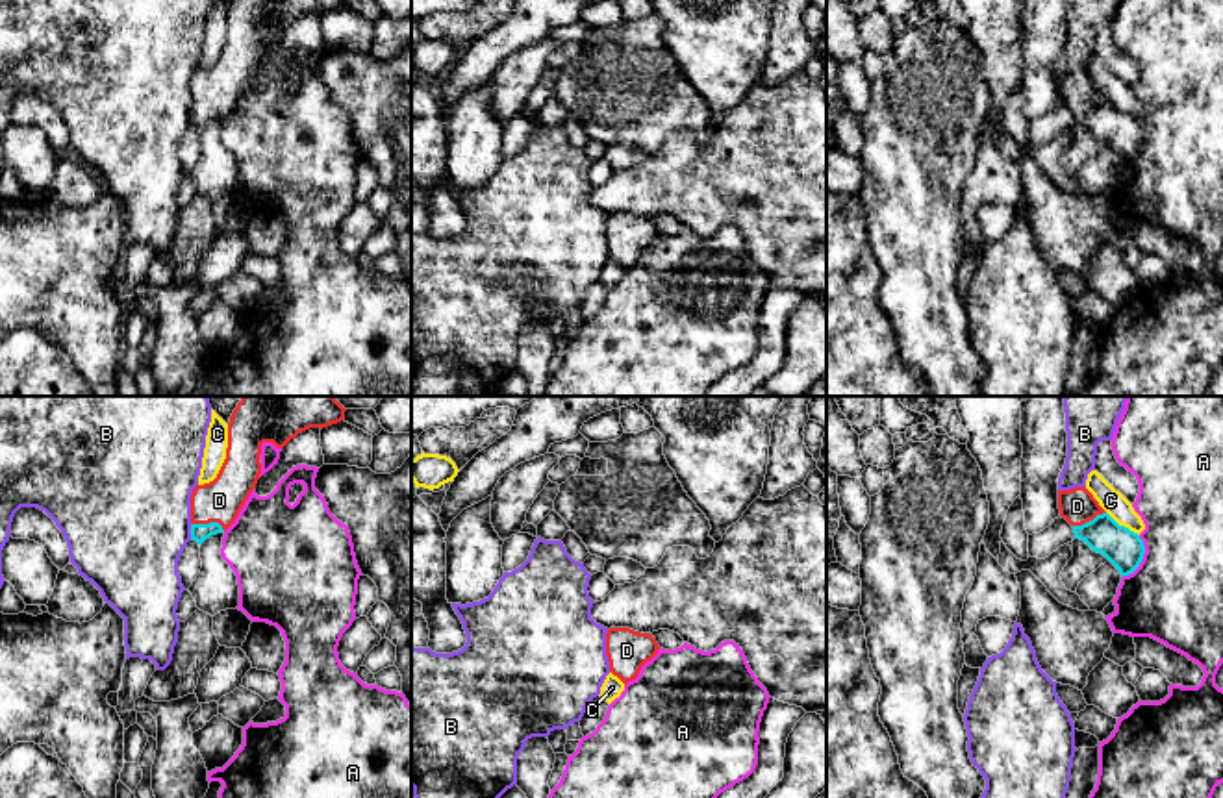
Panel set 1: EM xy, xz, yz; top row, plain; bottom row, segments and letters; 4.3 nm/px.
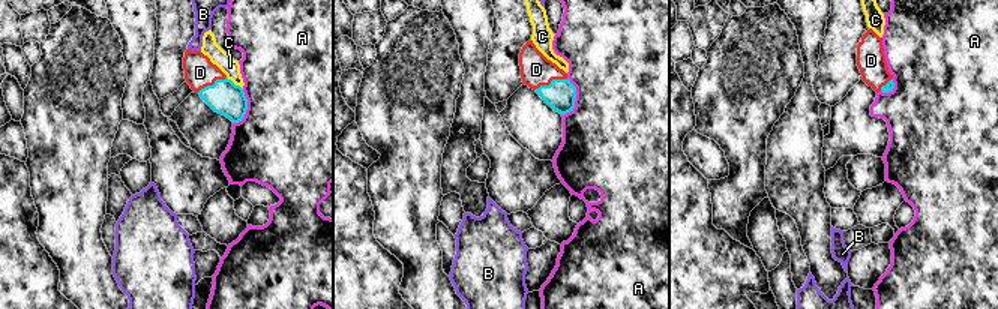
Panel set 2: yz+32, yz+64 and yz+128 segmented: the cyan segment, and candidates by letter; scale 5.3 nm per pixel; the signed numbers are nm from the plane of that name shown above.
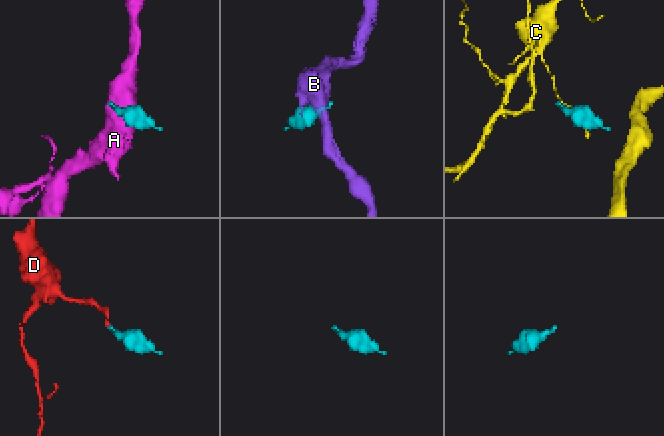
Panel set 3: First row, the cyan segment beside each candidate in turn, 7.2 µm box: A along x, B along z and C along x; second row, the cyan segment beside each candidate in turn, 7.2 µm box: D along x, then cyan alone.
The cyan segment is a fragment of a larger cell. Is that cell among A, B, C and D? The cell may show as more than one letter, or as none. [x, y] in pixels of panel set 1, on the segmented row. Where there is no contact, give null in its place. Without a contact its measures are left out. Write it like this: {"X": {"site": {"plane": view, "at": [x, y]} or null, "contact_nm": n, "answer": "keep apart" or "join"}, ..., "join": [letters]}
{"A": {"site": {"plane": "yz", "at": [1142, 558]}, "contact_nm": 200, "answer": "keep apart"}, "B": {"site": {"plane": "xy", "at": [191, 532]}, "contact_nm": 60, "answer": "keep apart"}, "C": {"site": {"plane": "yz", "at": [1123, 526]}, "contact_nm": 180, "answer": "keep apart"}, "D": {"site": {"plane": "xy", "at": [210, 523]}, "contact_nm": 160, "answer": "join"}, "join": ["D"]}

